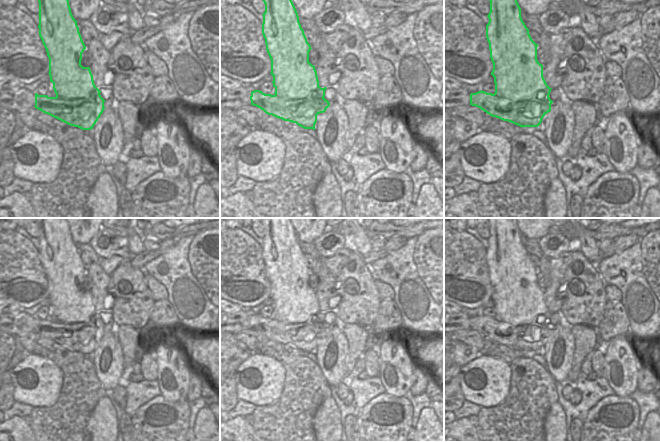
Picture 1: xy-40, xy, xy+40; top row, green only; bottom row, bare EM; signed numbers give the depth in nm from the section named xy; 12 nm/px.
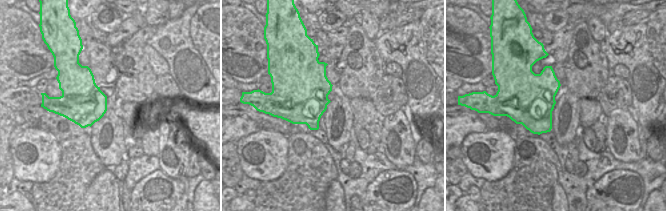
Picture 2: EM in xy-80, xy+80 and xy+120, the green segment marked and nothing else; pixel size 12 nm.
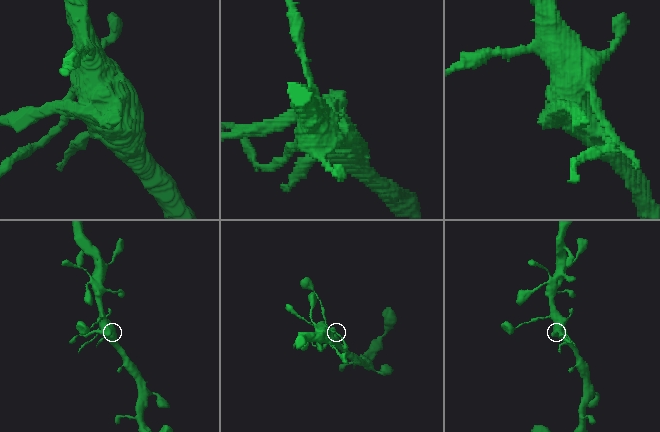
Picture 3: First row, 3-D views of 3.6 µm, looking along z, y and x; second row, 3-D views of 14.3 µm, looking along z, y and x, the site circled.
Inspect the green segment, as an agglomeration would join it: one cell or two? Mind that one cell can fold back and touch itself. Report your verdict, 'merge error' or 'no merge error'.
merge error

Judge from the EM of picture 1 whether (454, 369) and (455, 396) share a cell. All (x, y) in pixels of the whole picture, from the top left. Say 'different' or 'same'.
same

